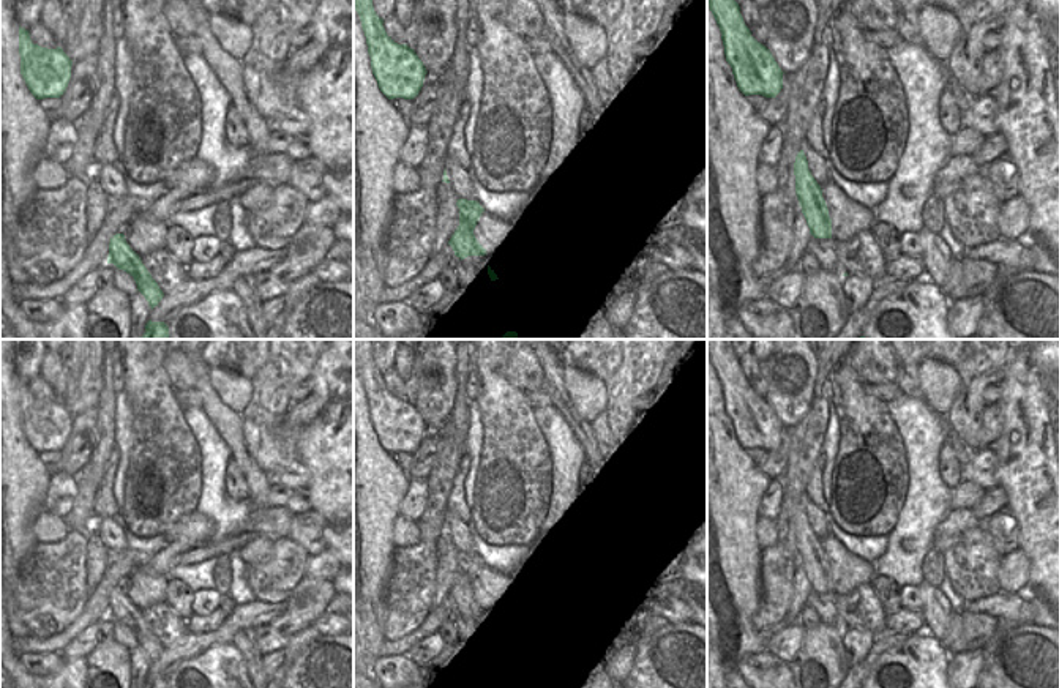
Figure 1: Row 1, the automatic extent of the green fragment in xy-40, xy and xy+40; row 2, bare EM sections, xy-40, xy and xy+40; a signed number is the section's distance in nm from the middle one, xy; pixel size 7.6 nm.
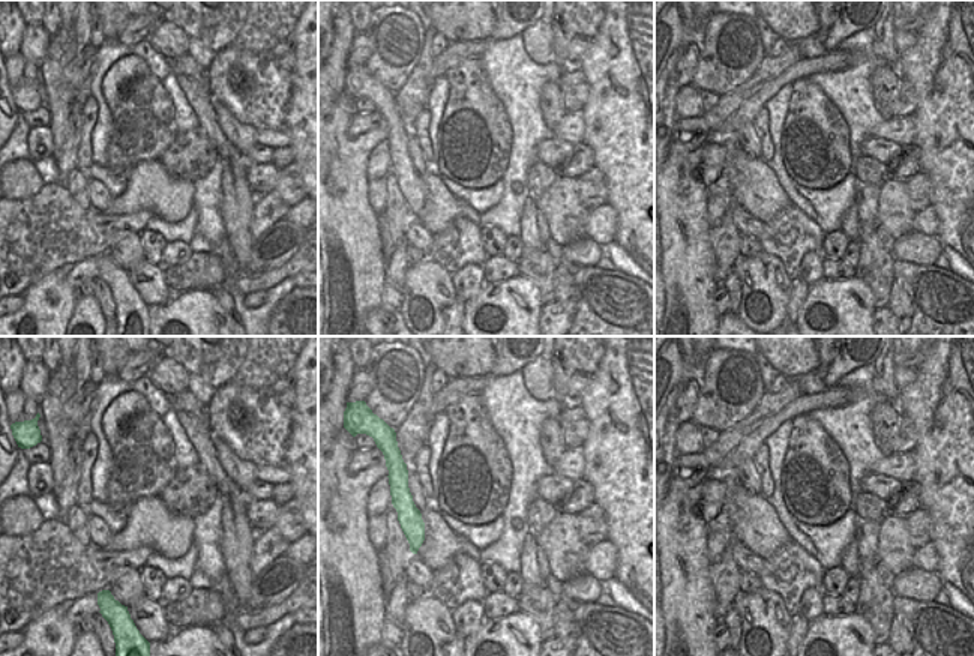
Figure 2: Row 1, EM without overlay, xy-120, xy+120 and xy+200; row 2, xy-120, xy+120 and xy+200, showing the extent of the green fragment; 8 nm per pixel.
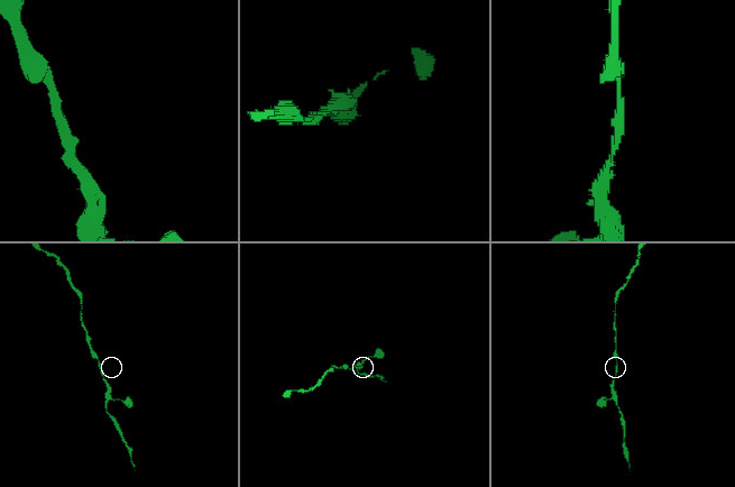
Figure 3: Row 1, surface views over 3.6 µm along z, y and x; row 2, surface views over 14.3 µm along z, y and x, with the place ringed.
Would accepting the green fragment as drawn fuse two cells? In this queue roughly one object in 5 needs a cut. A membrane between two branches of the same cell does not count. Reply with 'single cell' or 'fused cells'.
single cell

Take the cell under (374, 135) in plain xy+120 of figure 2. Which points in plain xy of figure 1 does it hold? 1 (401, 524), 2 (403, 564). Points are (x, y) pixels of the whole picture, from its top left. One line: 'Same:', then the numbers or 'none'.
Same: none

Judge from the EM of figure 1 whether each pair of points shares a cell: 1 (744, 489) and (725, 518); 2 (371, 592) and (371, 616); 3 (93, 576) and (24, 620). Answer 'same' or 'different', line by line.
1: same
2: same
3: different

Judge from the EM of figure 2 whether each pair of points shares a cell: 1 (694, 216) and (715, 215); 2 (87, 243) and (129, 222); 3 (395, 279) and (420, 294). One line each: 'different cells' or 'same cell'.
1: different cells
2: same cell
3: different cells

